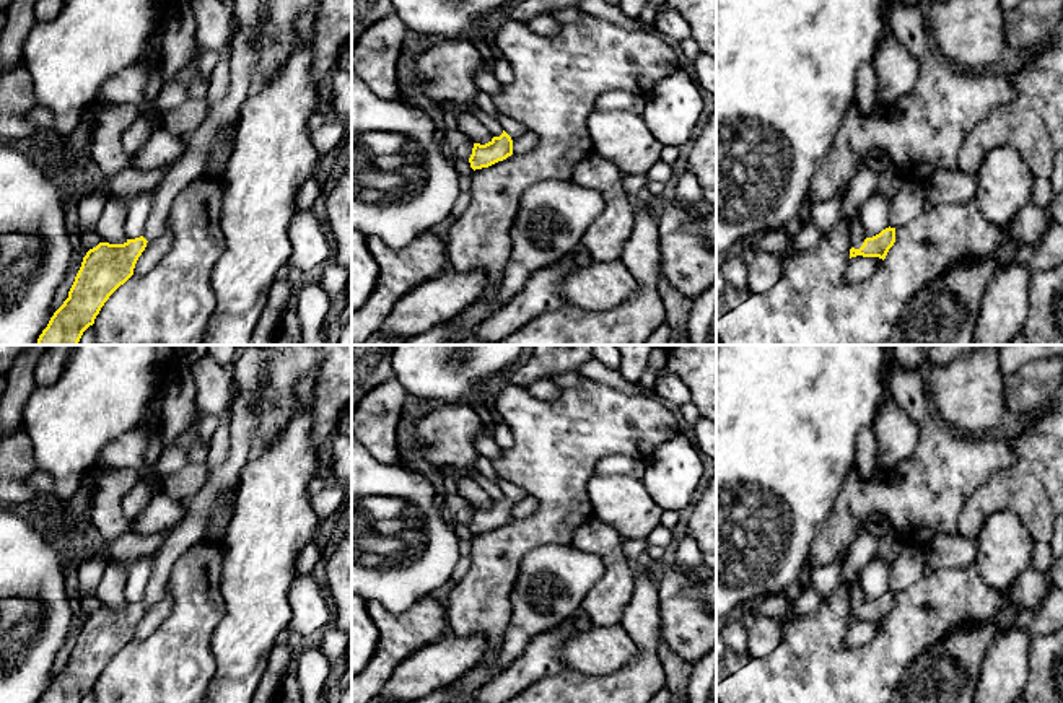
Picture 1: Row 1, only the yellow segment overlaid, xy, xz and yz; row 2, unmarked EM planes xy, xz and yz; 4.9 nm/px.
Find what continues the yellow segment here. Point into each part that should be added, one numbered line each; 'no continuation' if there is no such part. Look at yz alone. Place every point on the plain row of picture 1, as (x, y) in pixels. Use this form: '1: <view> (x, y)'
1: yz (857, 598)

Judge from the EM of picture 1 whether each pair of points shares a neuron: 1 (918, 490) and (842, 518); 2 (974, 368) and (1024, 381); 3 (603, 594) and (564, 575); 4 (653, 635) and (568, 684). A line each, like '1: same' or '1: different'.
1: same
2: different
3: different
4: same

